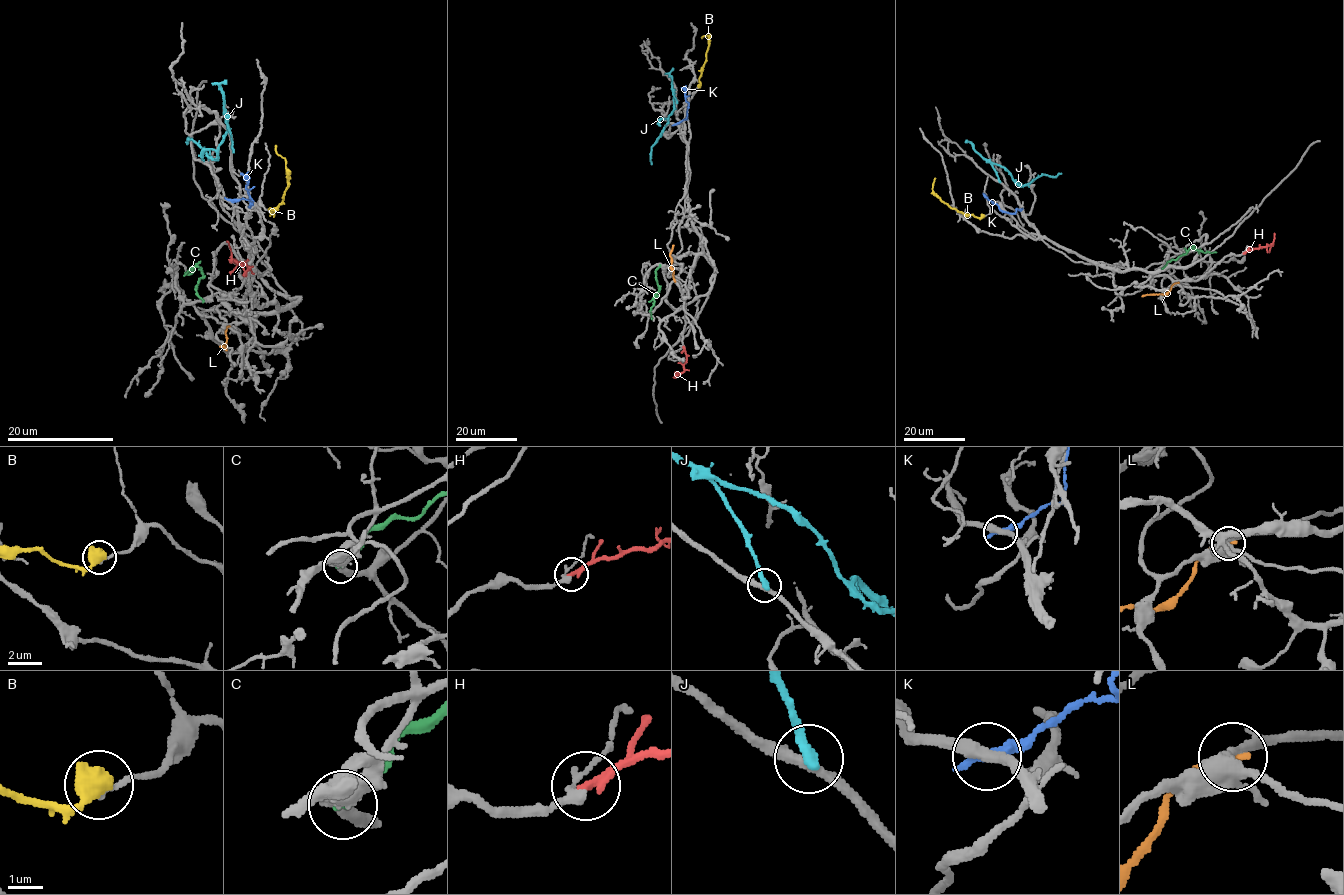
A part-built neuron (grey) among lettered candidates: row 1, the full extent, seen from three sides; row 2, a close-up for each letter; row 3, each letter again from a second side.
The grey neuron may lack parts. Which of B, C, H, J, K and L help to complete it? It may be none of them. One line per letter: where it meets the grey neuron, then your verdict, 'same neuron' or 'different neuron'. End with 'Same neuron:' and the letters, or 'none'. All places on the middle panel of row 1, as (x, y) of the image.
B: meets grey at (698, 86); different neuron
C: meets grey at (660, 265); different neuron
H: meets grey at (683, 347); same neuron
J: meets grey at (677, 102); different neuron
K: meets grey at (675, 124); different neuron
L: meets grey at (674, 280); different neuron
Same neuron: H

